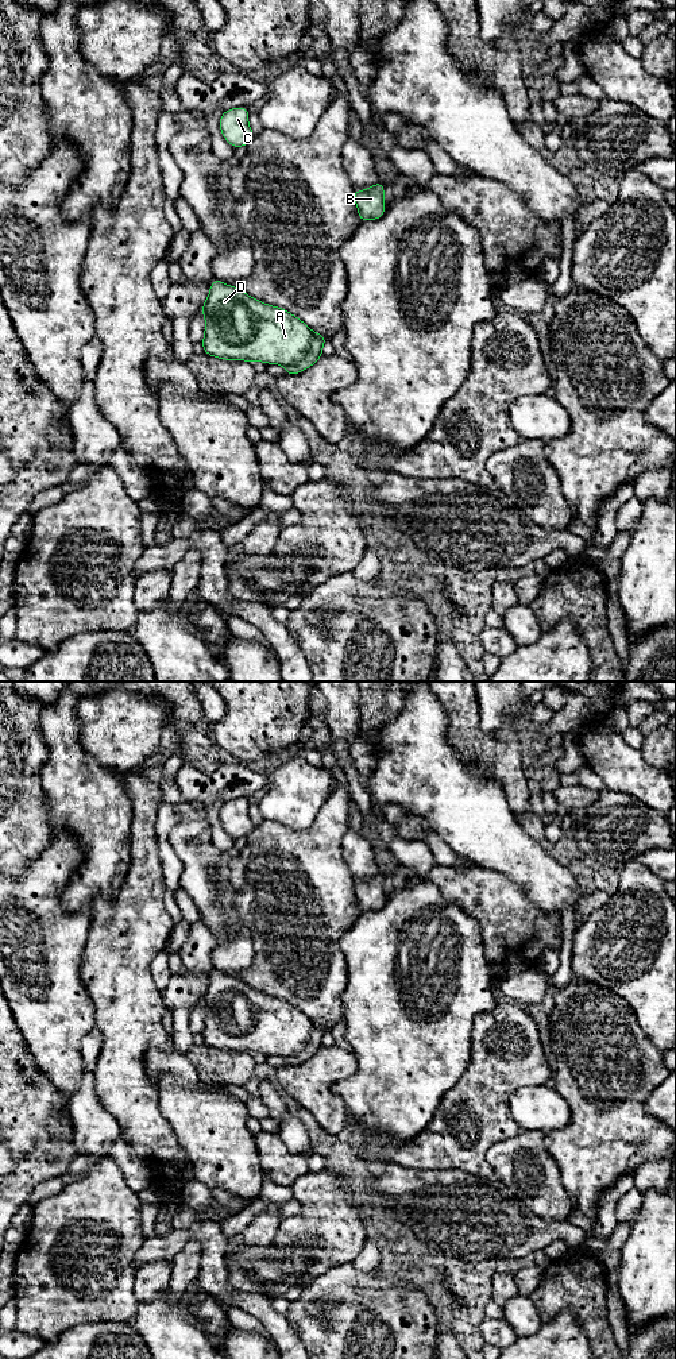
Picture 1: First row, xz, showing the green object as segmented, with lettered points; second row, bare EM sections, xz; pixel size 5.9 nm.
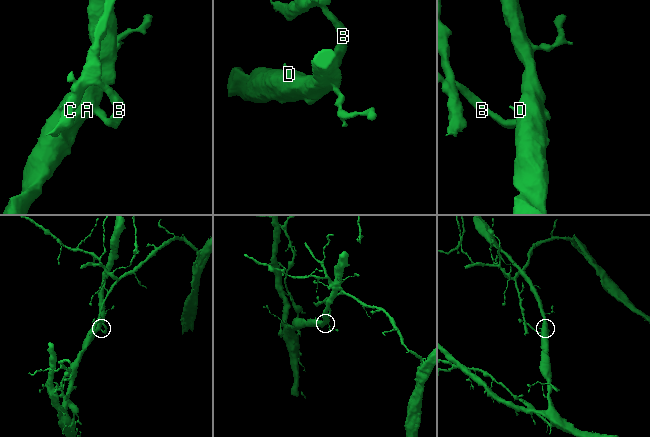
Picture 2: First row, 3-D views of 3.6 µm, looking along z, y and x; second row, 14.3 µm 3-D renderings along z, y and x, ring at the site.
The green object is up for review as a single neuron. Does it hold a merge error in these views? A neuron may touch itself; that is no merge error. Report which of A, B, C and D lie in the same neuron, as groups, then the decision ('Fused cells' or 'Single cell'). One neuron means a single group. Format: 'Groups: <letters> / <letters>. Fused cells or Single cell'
Groups: A D / B C. Fused cells

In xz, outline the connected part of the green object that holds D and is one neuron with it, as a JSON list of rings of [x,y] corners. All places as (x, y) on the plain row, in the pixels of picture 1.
[[[216,969],[201,1003],[205,1008],[202,1041],[217,1050],[289,1058],[310,1035],[312,1022],[302,1011]]]

